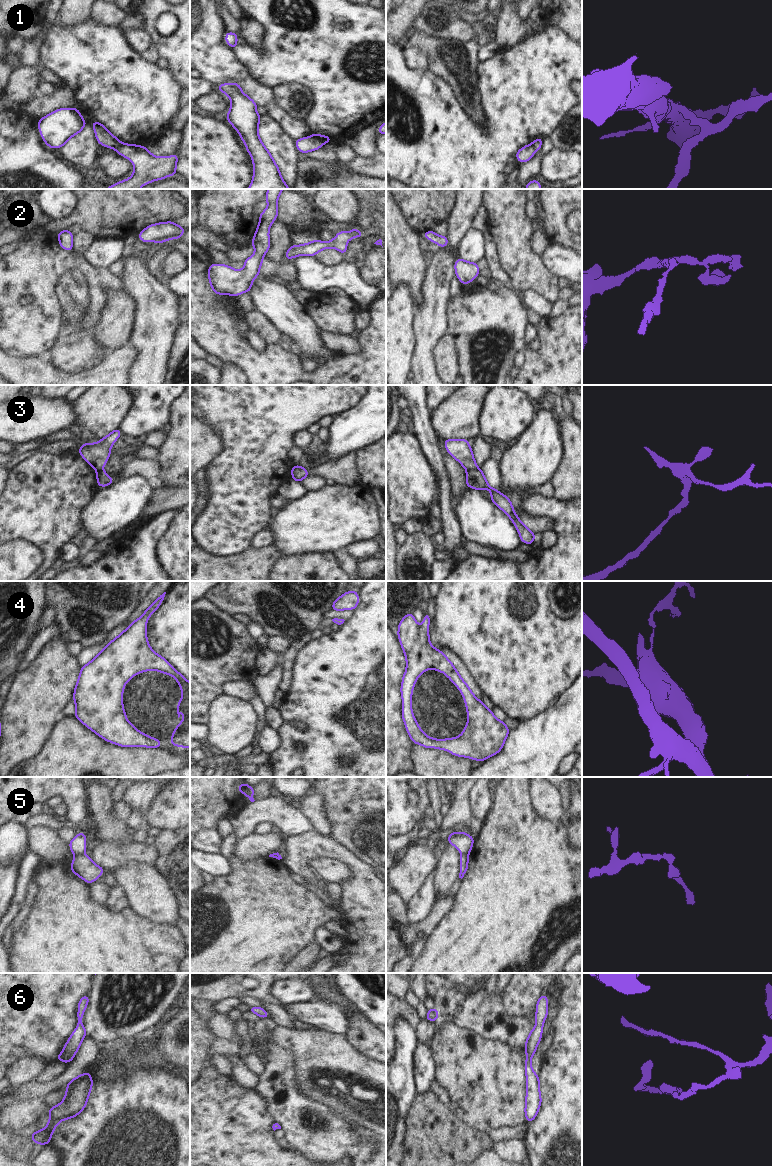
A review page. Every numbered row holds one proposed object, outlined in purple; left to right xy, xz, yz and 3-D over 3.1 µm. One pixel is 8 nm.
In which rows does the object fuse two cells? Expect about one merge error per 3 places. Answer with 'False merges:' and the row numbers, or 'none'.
False merges: 1, 3, 5

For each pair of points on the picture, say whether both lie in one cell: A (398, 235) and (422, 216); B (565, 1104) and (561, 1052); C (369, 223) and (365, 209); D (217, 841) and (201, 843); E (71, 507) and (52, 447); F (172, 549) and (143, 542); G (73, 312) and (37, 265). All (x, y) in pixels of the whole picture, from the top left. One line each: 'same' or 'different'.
A: different
B: same
C: same
D: same
E: different
F: different
G: different

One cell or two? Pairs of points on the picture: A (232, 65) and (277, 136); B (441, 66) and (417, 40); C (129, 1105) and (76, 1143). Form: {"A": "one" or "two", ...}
{"A": "two", "B": "one", "C": "one"}

